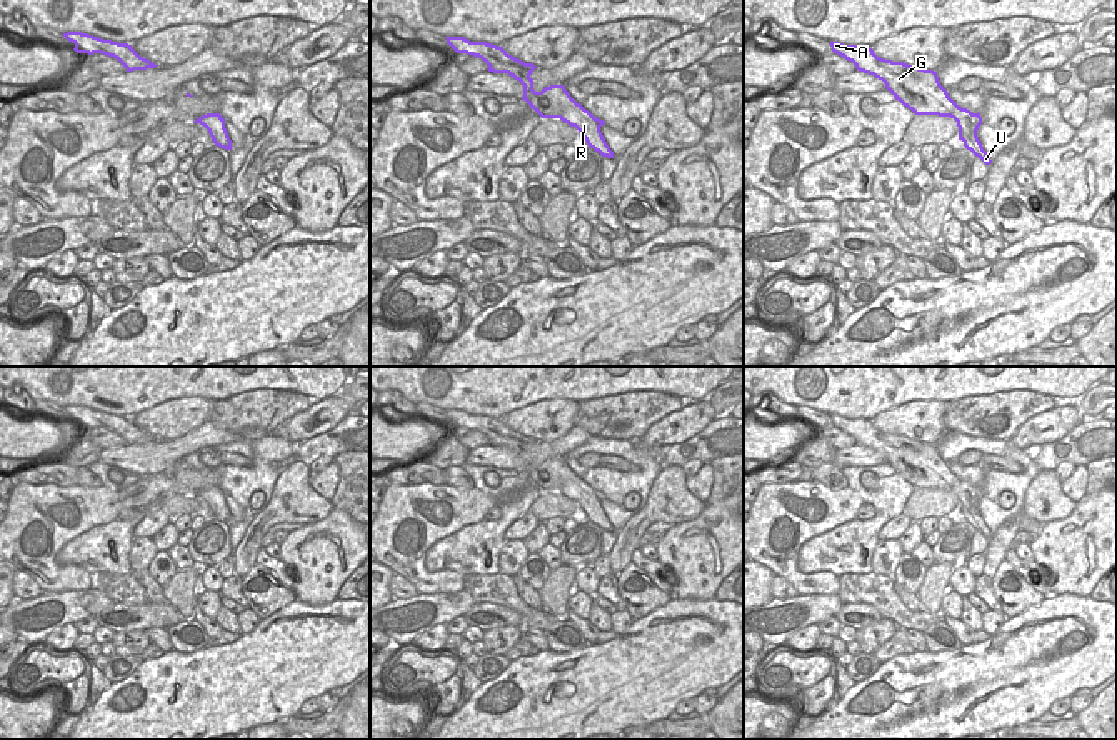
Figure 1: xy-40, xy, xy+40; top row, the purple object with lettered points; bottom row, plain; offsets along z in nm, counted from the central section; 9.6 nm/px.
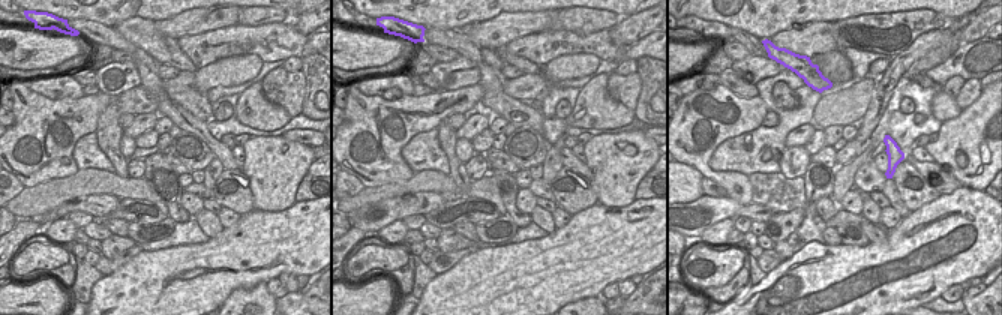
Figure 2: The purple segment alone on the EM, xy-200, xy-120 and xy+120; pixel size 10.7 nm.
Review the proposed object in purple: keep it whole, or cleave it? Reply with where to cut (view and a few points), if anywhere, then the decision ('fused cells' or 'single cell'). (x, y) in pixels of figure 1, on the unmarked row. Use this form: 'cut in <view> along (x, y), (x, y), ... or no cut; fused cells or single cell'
no cut; single cell

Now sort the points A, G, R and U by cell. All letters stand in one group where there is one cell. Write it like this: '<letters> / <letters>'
A G R U

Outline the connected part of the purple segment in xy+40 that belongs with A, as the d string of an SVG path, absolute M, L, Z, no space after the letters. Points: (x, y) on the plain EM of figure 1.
M830 415L832 425L852 435L859 445L874 448L904 480L915 488L950 490L957 495L959 513L985 538L992 533L984 523L977 503L982 498L980 487L959 480L940 458L937 445L880 432L870 420L844 418Z

